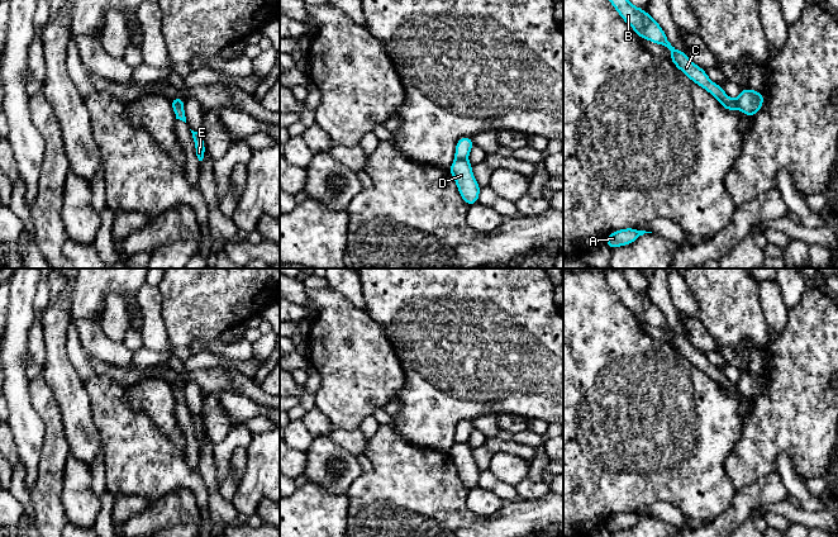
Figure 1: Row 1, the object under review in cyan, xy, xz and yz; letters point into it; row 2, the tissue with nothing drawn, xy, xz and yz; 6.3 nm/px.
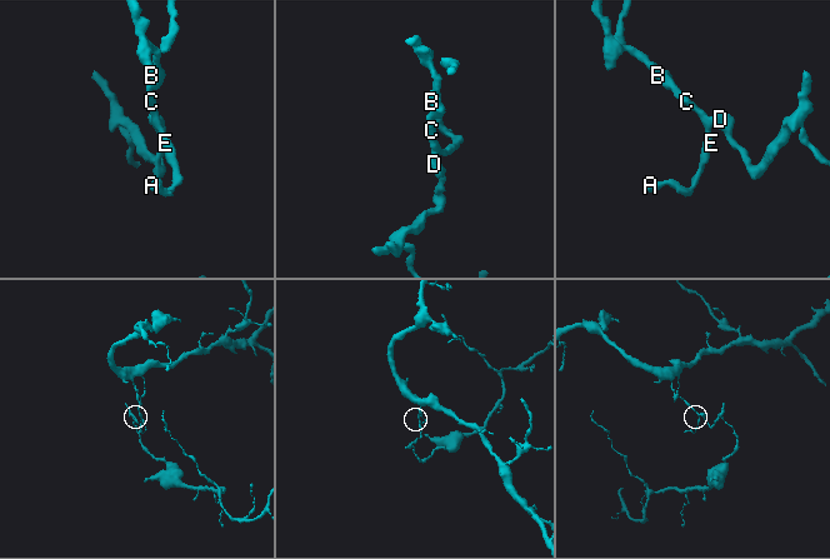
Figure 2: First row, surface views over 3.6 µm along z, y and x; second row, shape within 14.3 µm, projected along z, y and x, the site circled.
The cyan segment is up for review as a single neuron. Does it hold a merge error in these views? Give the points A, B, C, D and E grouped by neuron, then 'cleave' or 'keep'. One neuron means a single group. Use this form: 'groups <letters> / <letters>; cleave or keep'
groups A B C E / D; cleave

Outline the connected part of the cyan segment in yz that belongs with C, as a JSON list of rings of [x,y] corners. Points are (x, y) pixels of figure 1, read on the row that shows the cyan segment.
[[[609,0],[622,19],[629,24],[639,38],[667,47],[671,51],[670,60],[682,71],[691,81],[705,89],[722,106],[729,111],[738,108],[737,101],[730,99],[720,85],[713,82],[706,71],[696,66],[690,57],[680,49],[676,49],[668,42],[661,25],[642,8],[630,4],[629,0]]]

